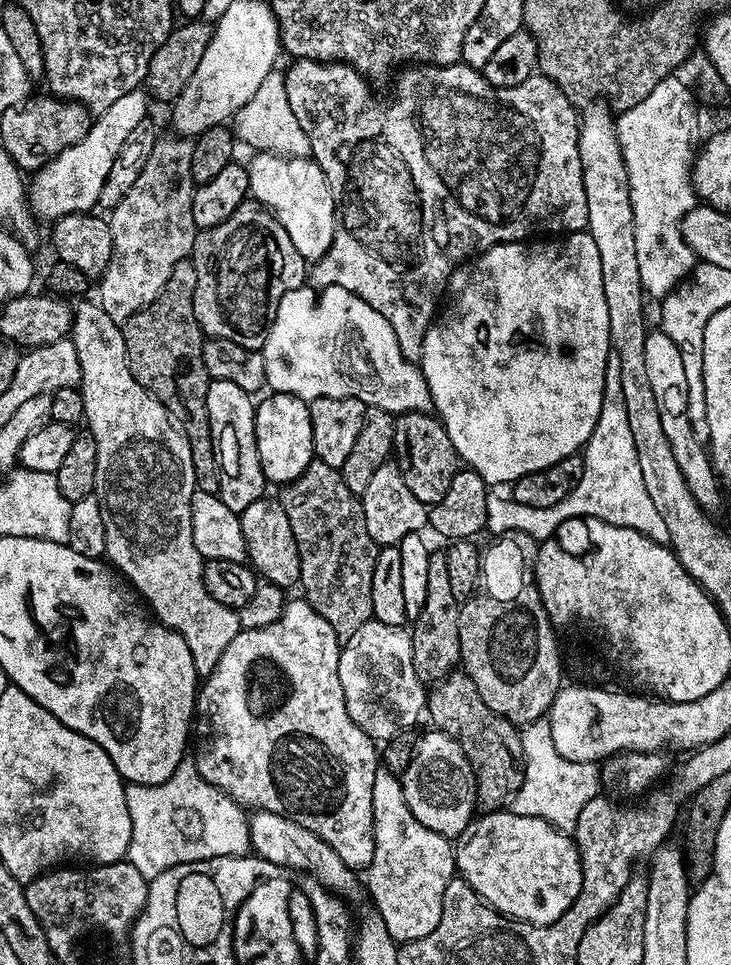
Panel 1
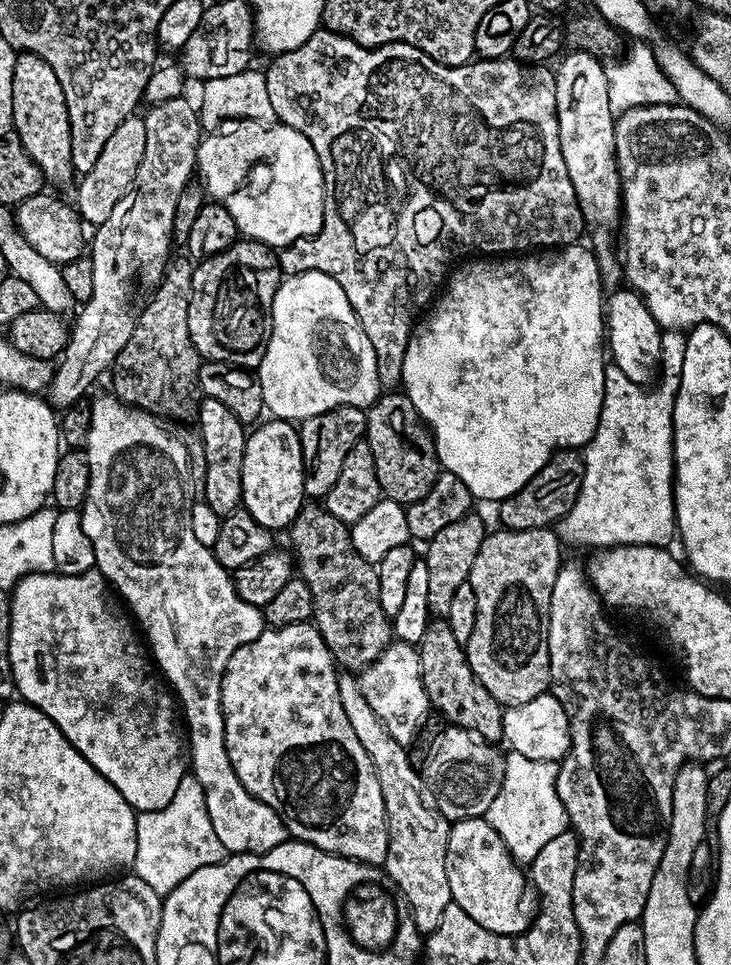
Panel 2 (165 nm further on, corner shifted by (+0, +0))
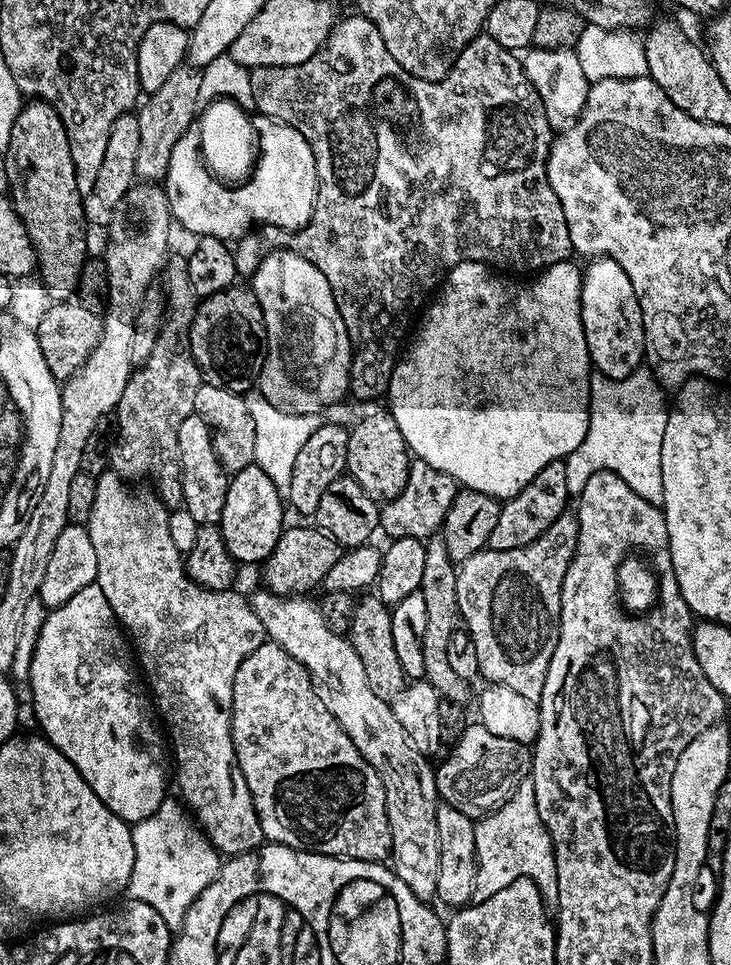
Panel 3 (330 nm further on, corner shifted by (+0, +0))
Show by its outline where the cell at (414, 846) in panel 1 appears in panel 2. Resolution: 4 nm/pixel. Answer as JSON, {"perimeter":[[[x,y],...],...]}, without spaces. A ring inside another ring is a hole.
{"perimeter":[[[355,675],[340,676],[340,697],[346,718],[350,718],[350,726],[354,726],[358,742],[362,742],[366,754],[370,754],[382,786],[388,819],[388,853],[382,868],[404,897],[418,930],[427,934],[435,930],[438,922],[442,922],[442,913],[452,904],[450,878],[446,878],[449,821],[430,806],[421,788],[421,773],[408,757],[409,749],[394,742],[378,714],[370,710],[370,702],[362,696],[360,681]]]}

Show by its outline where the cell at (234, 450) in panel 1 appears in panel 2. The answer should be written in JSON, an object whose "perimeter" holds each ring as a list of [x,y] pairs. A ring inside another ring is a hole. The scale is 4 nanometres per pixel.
{"perimeter":[[[204,396],[198,404],[198,421],[200,432],[198,438],[206,454],[206,474],[202,481],[204,487],[203,503],[214,510],[221,518],[237,511],[242,504],[242,458],[246,450],[246,426],[233,412],[226,410],[222,402]]]}

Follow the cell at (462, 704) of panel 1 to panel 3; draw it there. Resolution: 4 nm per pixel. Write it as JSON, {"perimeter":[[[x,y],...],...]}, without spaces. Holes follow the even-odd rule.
{"perimeter":[[[443,535],[429,536],[424,549],[426,550],[426,567],[422,569],[420,593],[426,598],[426,634],[422,634],[422,658],[426,662],[424,679],[434,686],[441,700],[458,702],[462,705],[473,699],[474,688],[469,681],[463,680],[452,669],[446,658],[446,650],[450,646],[450,634],[458,628],[458,564],[450,558],[446,551]]]}

